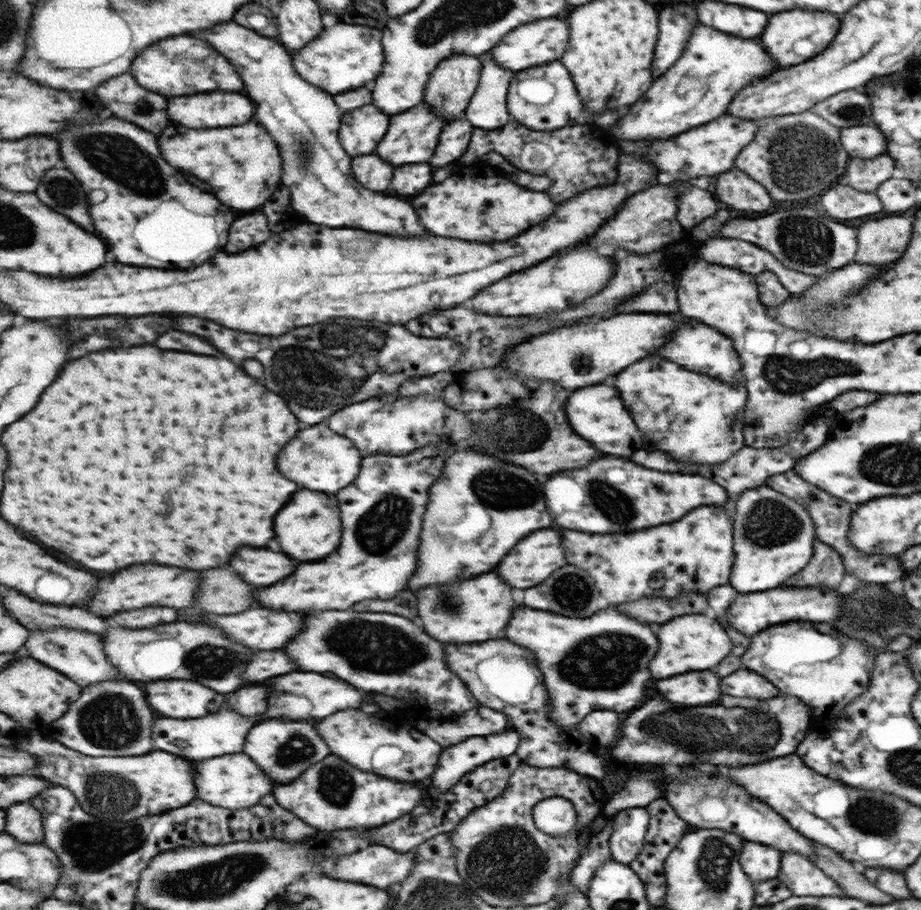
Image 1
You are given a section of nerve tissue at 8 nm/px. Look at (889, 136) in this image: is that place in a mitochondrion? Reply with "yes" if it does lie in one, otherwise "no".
no

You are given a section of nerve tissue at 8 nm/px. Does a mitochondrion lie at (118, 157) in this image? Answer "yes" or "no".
yes

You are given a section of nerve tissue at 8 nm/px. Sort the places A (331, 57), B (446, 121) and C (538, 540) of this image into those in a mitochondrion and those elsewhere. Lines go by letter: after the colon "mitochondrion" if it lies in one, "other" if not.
A: other
B: other
C: other

